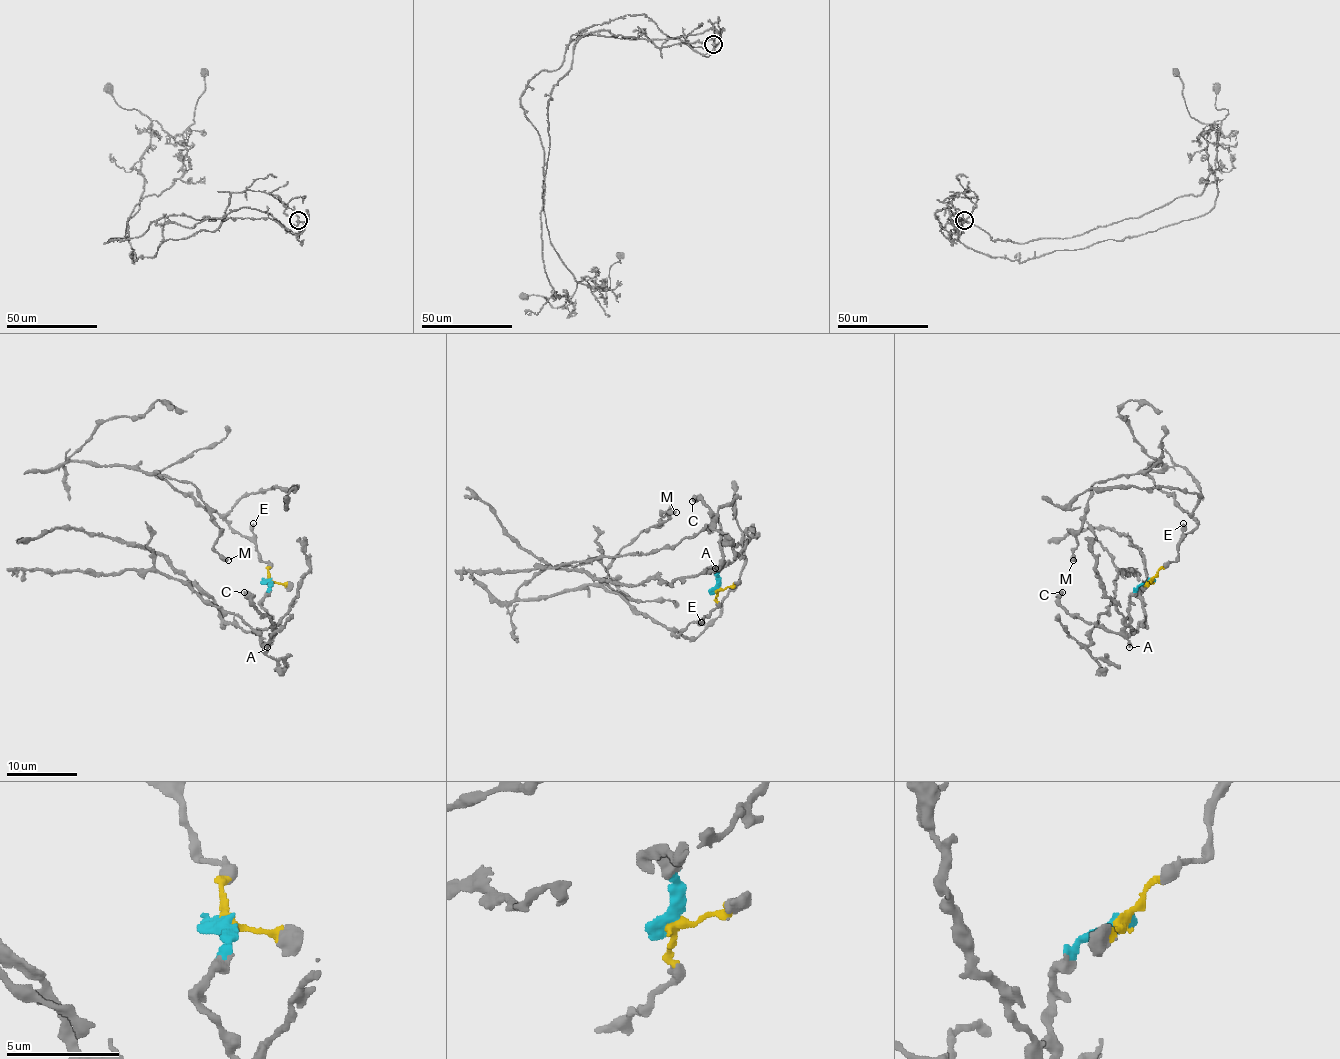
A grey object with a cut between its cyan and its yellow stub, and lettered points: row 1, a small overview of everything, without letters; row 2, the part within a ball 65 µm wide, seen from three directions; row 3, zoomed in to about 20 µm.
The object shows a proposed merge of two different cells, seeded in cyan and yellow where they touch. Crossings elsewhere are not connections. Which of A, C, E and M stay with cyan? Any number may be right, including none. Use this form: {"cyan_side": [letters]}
{"cyan_side": ["A", "C"]}

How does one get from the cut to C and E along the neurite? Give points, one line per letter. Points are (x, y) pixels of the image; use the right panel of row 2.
C: (1149, 581), (1130, 597), (1130, 621), (1119, 632), (1105, 632), (1072, 616), (1060, 602), (1061, 591)
E: (1149, 581), (1176, 560), (1183, 523)

